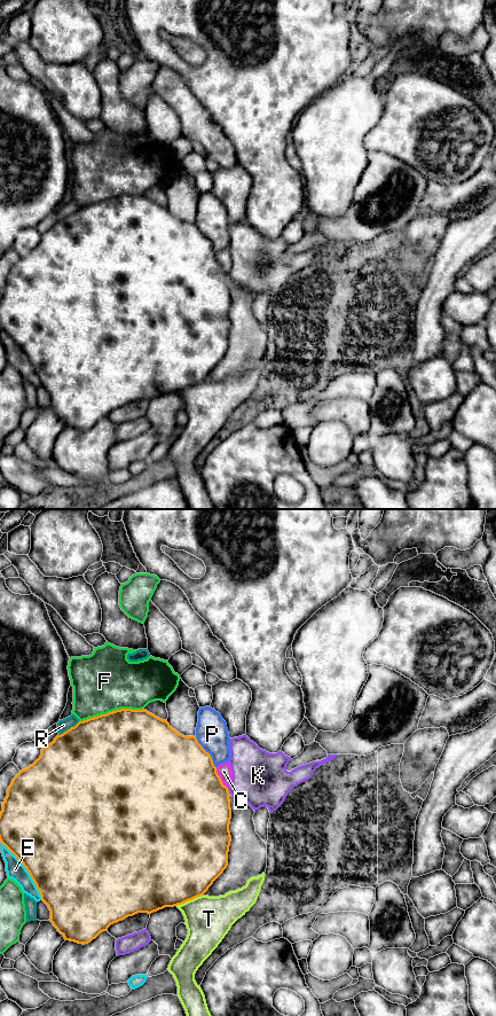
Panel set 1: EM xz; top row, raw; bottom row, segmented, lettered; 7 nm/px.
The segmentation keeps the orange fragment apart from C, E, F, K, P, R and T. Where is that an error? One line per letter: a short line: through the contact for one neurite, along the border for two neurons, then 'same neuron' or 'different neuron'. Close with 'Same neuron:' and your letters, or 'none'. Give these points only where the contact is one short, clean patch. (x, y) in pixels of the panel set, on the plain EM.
C: different neuron
E: different neuron
F: different neuron
K: different neuron
P: different neuron
R: different neuron
T: different neuron
Same neuron: none

